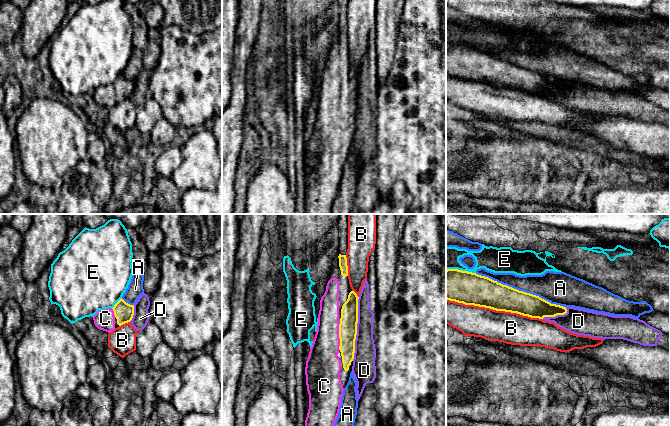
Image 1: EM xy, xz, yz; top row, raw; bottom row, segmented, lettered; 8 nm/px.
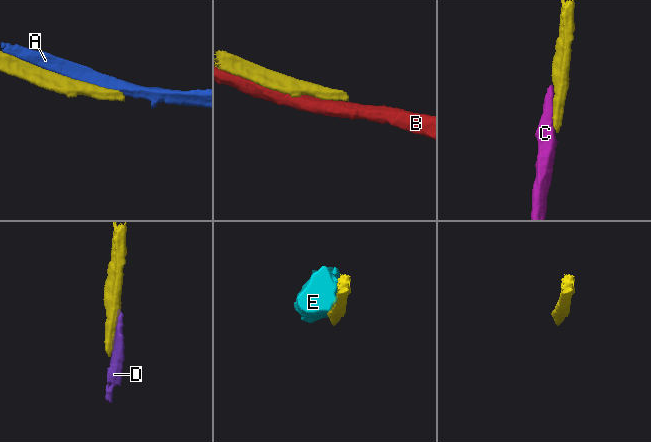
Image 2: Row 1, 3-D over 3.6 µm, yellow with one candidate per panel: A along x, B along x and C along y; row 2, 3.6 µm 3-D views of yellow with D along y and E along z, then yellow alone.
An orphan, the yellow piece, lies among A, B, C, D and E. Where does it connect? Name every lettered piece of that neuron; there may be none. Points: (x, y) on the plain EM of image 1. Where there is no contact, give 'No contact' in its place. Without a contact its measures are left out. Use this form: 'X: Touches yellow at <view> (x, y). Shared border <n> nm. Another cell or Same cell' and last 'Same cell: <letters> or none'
A: Touches yellow at yz (518, 66). Shared border 750 nm. Another cell
B: Touches yellow at yz (494, 85). Shared border 800 nm. Another cell
C: Touches yellow at xz (339, 110). Shared border 240 nm. Same cell
D: Touches yellow at xz (356, 105). Shared border 500 nm. Another cell
E: Touches yellow at xy (116, 79). Shared border 120 nm. Another cell
Same cell: C

